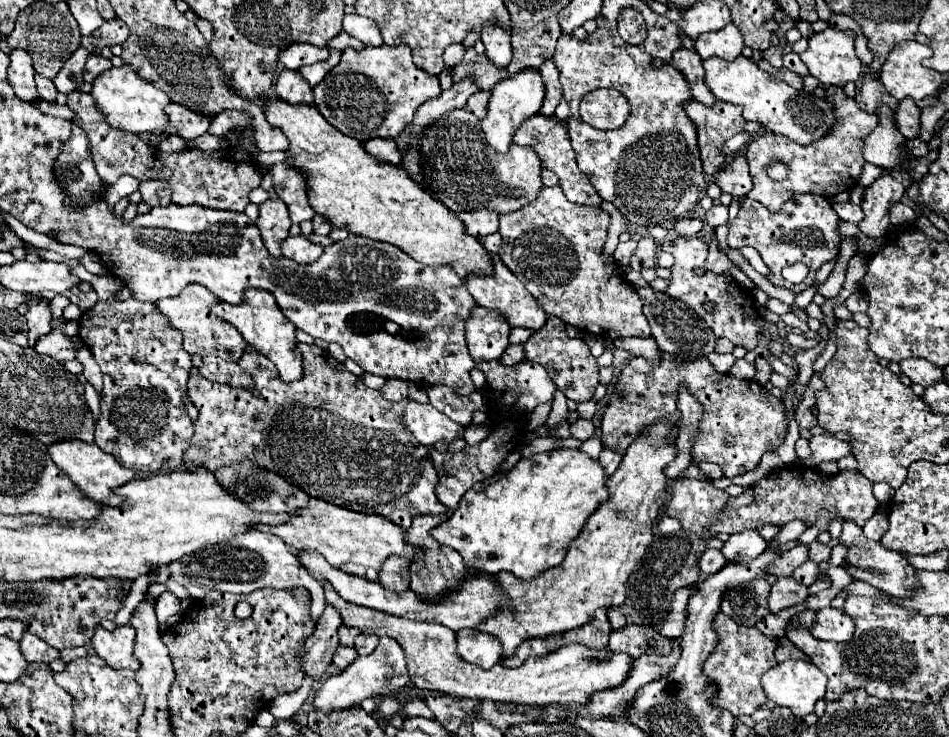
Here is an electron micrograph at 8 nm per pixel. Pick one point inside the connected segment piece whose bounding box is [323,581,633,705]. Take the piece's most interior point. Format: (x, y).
(570, 675)

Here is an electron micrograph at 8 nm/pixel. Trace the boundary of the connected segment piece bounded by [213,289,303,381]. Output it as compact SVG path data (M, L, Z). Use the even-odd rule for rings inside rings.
M249 289L245 293L241 305L221 303L221 305L215 307L213 313L217 317L221 317L223 321L229 321L231 325L235 325L235 329L243 335L243 339L251 347L255 347L265 357L269 357L279 371L279 379L295 381L295 379L303 377L303 357L299 357L299 351L297 351L295 325L291 325L291 321L287 321L287 317L279 309L275 297L271 297L271 293L259 291L259 289Z

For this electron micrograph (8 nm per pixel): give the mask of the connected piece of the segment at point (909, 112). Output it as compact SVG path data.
M903 99L899 103L899 109L895 111L895 117L897 117L897 127L899 131L903 133L905 139L915 139L919 129L921 129L921 109L915 105L915 101L911 99Z

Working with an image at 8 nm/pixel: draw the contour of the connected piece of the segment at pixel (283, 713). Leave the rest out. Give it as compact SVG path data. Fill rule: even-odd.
M303 679L303 685L301 685L299 691L275 697L271 701L271 707L269 707L273 717L291 717L293 713L297 713L303 707L303 703L307 701L307 697L311 693L311 687L313 687L313 681L311 679Z

